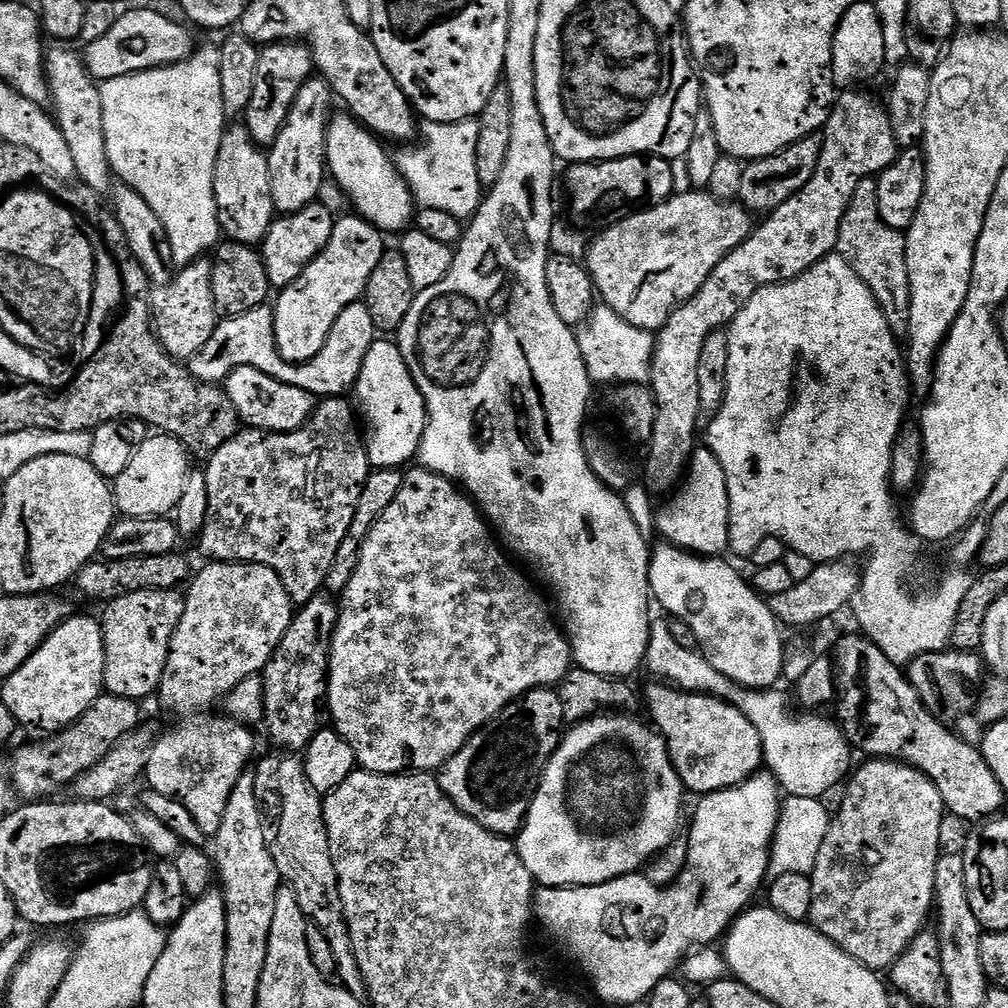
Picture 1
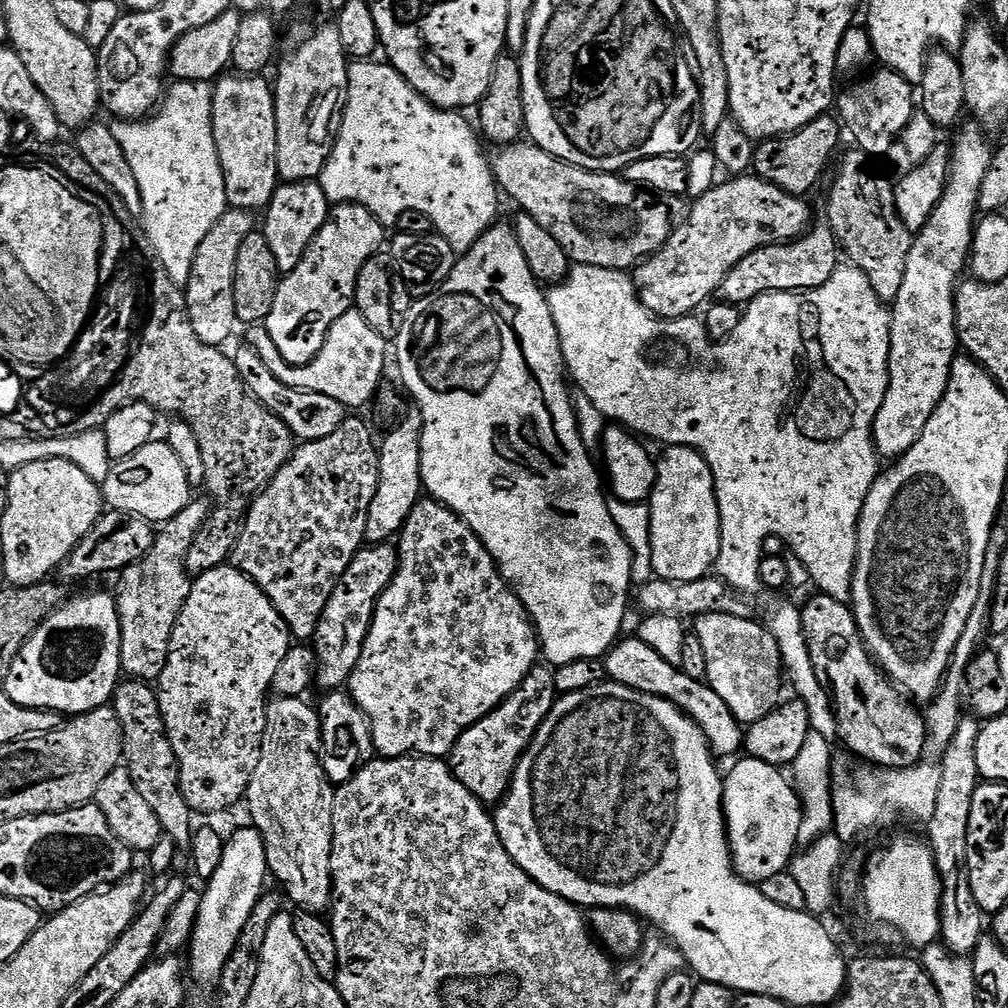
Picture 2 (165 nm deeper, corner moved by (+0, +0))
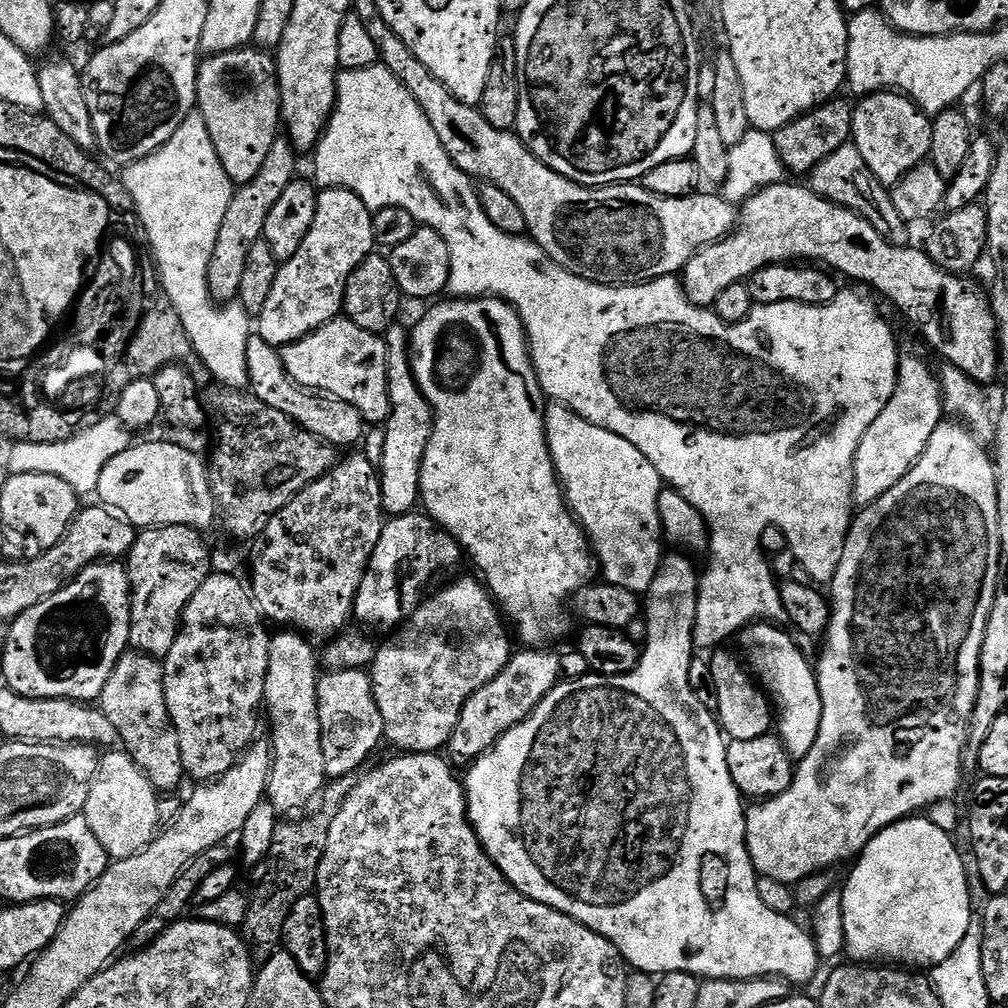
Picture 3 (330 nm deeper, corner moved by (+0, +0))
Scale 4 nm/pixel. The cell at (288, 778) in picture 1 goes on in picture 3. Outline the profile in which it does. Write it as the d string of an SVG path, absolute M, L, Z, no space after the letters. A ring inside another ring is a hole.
M295 630L277 632L280 633L275 633L270 642L263 702L266 716L268 712L268 728L272 731L272 769L268 775L266 800L275 806L277 813L284 814L298 811L303 804L311 805L324 789L326 777L318 718L317 649L315 652L308 637Z

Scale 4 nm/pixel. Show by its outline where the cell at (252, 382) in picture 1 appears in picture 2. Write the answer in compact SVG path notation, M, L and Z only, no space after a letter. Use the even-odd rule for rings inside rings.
M241 346L237 352L234 352L234 359L238 378L242 378L249 394L258 402L262 402L266 410L282 418L282 422L286 422L286 426L297 441L326 438L326 434L334 434L334 430L342 426L342 422L346 419L346 409L344 405L334 402L334 398L326 398L326 394L304 392L300 388L286 386L278 378L274 378L274 374L270 374L266 362L262 362L256 351L247 346Z

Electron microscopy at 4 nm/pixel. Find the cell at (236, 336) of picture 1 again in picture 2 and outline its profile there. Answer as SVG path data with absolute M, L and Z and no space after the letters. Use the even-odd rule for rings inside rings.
M353 310L342 314L342 318L338 318L338 322L334 322L330 326L322 350L318 350L318 354L308 364L287 364L282 358L282 354L278 354L278 346L274 346L274 338L270 338L267 327L252 326L247 329L247 332L247 347L254 349L258 358L262 358L262 362L266 362L270 374L274 374L274 378L278 378L286 386L300 388L304 392L326 394L326 398L334 398L334 402L344 405L345 409L348 410L360 410L356 408L362 407L363 404L371 405L376 399L376 393L382 387L380 379L384 376L384 348L386 348L386 342L378 333L370 330L370 322L366 322L366 318L362 318L360 312Z

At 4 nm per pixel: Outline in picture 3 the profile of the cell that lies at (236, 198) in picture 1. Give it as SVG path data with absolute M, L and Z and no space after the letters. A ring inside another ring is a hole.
M255 46L201 59L200 67L196 69L196 102L199 114L206 122L206 130L210 130L210 142L214 142L214 150L218 150L222 170L226 170L233 185L249 184L258 178L258 170L262 170L262 162L266 162L270 146L274 146L282 132L275 59L267 51Z

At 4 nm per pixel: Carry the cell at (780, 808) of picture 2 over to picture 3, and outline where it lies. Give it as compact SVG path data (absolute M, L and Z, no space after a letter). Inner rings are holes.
M941 422L934 430L934 434L930 438L930 442L926 446L926 450L920 455L920 461L907 472L902 478L902 482L898 482L898 486L894 486L890 490L886 490L886 494L882 494L882 498L878 498L873 504L861 507L855 513L852 527L848 530L846 538L846 546L842 550L842 562L838 562L838 570L836 577L830 585L830 615L828 618L828 631L823 637L824 649L822 647L818 652L818 659L815 661L816 681L818 682L818 690L822 698L822 722L818 730L818 738L814 742L814 746L810 746L810 754L806 754L804 760L799 761L795 765L794 775L792 777L792 785L790 790L786 790L782 794L778 794L769 800L761 800L753 803L746 812L746 842L748 843L748 853L752 859L753 866L756 867L757 873L766 878L778 878L778 882L786 882L795 885L800 879L806 878L808 875L823 873L825 870L831 870L835 864L840 864L843 860L852 862L859 857L873 838L879 834L883 828L889 828L891 824L897 824L899 820L907 820L915 817L917 814L923 813L940 801L951 801L954 794L960 788L960 779L966 775L964 767L964 748L968 745L968 727L970 726L970 718L974 714L974 702L978 698L978 658L982 652L982 638L986 634L986 618L990 618L990 606L994 606L994 594L998 586L998 570L1000 569L1000 543L998 542L998 498L996 497L996 466L993 457L979 444L977 437L963 423L960 422Z

